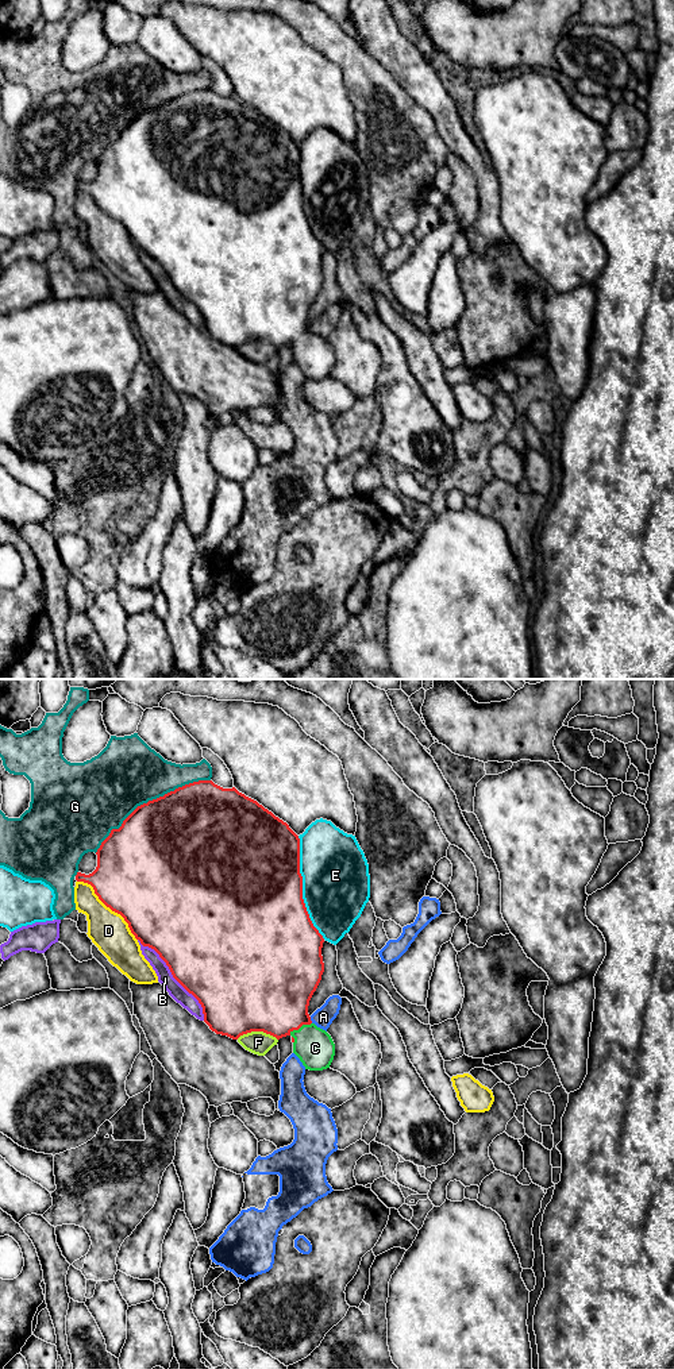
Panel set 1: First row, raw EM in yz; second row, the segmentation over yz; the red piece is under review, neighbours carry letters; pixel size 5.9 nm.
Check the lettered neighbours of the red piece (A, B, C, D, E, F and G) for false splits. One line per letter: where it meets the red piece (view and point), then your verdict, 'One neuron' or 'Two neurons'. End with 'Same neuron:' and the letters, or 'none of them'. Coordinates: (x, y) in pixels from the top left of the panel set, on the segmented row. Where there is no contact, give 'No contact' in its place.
A: Touches red at yz (309, 1019). Two neurons
B: Touches red at yz (173, 976). Two neurons
C: Touches red at yz (296, 1029). One neuron
D: Touches red at yz (110, 907). Two neurons
E: Touches red at yz (301, 887). Two neurons
F: Touches red at yz (257, 1030). Two neurons
G: Touches red at yz (149, 801). Two neurons
Same neuron: C

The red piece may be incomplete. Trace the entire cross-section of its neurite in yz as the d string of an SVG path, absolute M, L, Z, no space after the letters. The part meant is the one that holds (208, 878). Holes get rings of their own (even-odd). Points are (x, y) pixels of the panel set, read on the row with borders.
M199 780L138 806L123 821L119 829L111 830L96 855L96 869L89 875L77 872L76 880L90 884L99 899L124 918L135 938L143 946L149 946L159 955L169 967L173 977L199 1000L203 1007L204 1022L212 1031L232 1040L238 1040L240 1036L251 1031L263 1031L277 1040L290 1036L293 1053L300 1058L305 1069L323 1071L330 1068L335 1056L335 1044L326 1030L317 1027L311 1021L308 1014L309 1000L324 972L321 956L324 938L313 926L303 899L300 838L286 822L276 817L257 801L239 793L235 787L223 788L212 780Z

